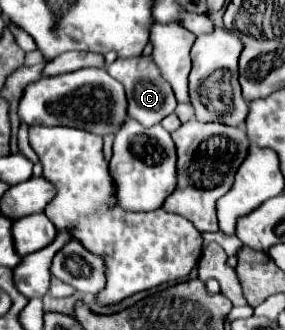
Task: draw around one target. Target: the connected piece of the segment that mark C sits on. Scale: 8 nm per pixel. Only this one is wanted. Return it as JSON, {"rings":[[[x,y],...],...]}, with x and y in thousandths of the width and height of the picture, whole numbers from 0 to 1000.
{"rings":[[[460,173],[460,179],[411,179],[404,191],[389,191],[375,203],[375,221],[389,233],[404,233],[418,252],[432,252],[439,282],[446,282],[446,342],[460,361],[488,367],[509,385],[551,379],[565,373],[565,361],[579,361],[586,348],[600,348],[621,324],[621,300],[607,288],[600,258],[565,233],[558,209],[544,203],[544,185],[530,173]]]}

